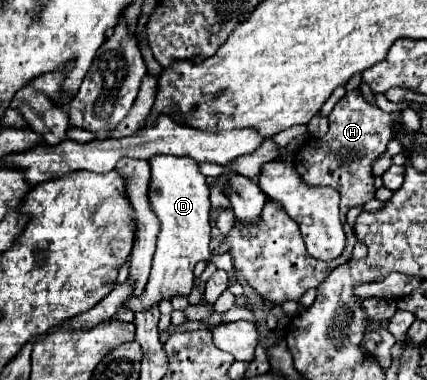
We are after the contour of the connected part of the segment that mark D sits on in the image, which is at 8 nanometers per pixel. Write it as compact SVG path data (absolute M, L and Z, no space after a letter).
M153 156L149 160L151 182L149 182L149 204L161 222L157 252L153 256L153 268L149 282L139 298L129 300L129 310L151 308L161 300L173 296L189 296L193 288L193 268L199 260L211 258L209 250L209 186L201 174L199 164L189 156Z

